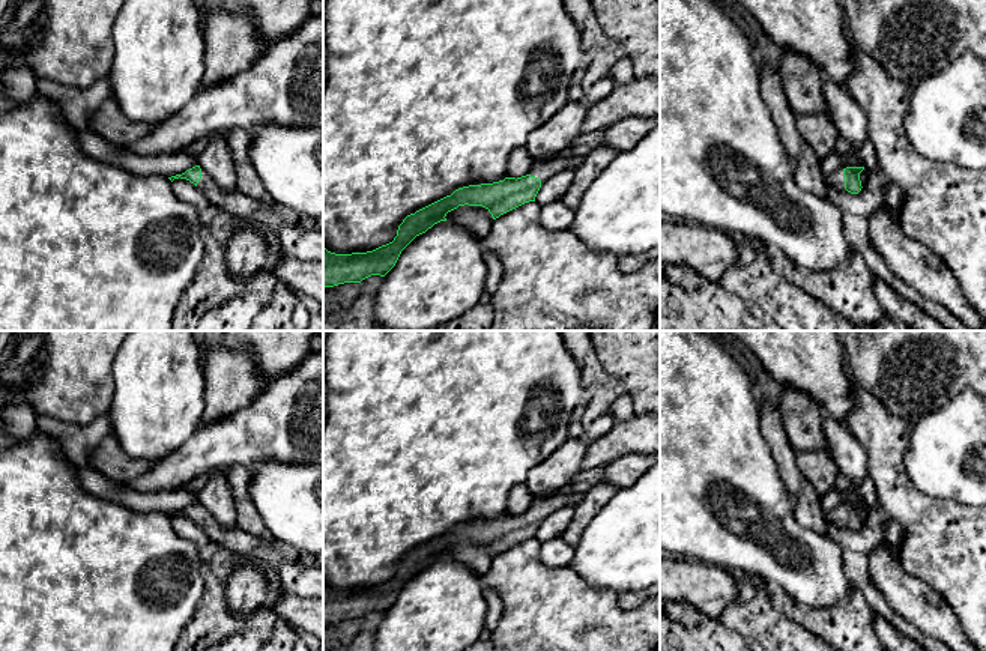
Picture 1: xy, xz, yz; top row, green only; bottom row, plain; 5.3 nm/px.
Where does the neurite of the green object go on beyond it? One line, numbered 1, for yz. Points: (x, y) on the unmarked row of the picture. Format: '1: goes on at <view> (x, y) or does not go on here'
1: goes on at yz (836, 516)

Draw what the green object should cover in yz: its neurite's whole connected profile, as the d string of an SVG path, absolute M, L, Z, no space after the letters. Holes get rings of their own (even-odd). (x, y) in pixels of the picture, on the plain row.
M840 504L837 508L827 514L827 520L837 528L848 528L851 531L858 531L861 528L860 510L864 504Z

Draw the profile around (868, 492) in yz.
M867 477L860 490L858 490L858 495L864 504L864 507L867 508L872 508L872 507L876 507L878 505L878 493L876 493L876 487L875 487L875 483L870 477Z

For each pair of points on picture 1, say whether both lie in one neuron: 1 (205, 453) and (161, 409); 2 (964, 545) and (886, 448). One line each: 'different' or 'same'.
1: different
2: same

